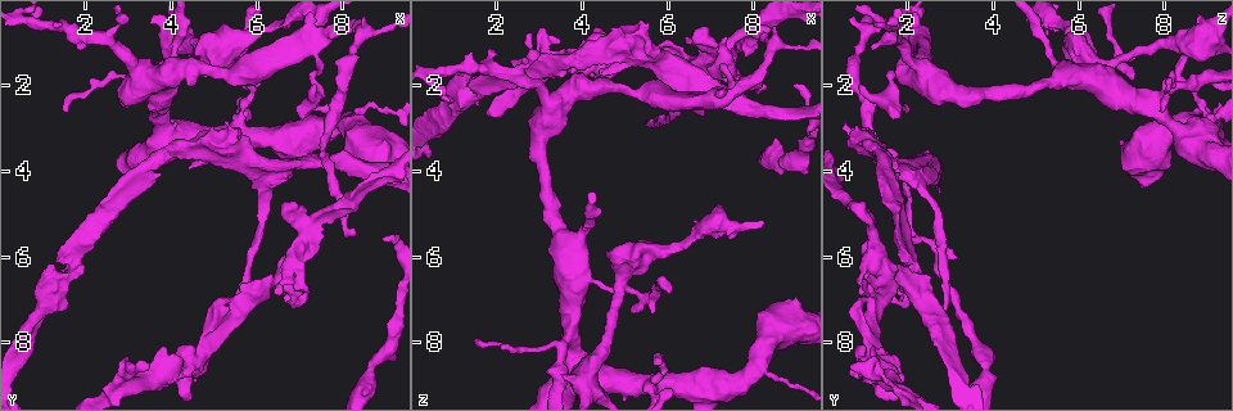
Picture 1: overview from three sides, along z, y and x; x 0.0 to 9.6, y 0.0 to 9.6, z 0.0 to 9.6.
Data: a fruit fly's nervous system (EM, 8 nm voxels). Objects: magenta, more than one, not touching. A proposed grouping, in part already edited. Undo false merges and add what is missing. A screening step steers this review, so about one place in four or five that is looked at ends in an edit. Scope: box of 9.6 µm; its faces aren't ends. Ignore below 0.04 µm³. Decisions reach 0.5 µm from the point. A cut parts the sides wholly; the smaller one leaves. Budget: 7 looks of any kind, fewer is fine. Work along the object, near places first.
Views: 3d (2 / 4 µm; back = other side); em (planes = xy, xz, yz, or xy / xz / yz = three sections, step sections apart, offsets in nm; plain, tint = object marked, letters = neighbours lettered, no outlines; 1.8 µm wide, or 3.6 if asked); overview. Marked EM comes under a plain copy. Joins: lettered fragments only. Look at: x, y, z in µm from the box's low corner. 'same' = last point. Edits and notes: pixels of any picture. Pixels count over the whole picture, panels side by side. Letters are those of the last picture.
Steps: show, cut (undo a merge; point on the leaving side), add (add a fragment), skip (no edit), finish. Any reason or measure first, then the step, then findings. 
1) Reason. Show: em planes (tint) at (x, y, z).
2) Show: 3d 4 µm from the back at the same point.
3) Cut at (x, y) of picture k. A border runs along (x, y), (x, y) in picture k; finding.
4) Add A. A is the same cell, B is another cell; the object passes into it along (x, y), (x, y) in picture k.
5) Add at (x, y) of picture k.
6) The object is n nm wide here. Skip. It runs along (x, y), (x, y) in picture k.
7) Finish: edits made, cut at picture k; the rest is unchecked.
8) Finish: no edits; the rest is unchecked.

Four-way junction. Show: 3d 2 µm at (4.80, 1.55, 6.80).

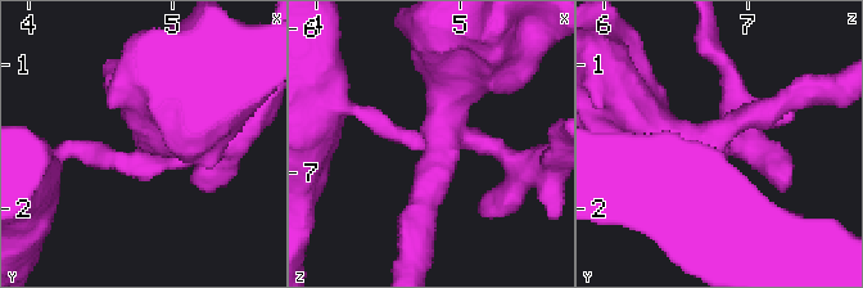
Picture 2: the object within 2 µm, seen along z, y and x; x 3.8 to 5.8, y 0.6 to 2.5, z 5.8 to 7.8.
4 arms meet here. Show: em planes (tint) at (4.88, 1.54, 6.74).

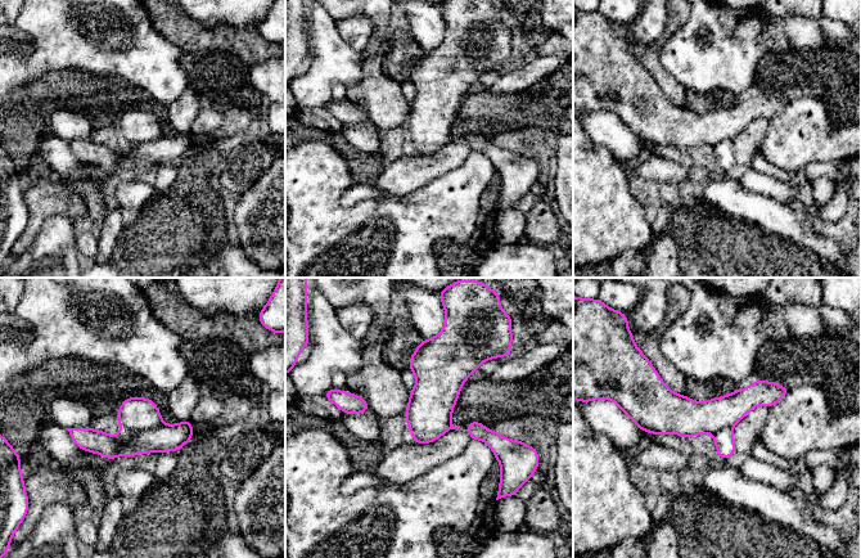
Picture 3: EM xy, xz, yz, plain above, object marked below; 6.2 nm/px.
See the neighbours. Show: em planes (letters) at the same point.

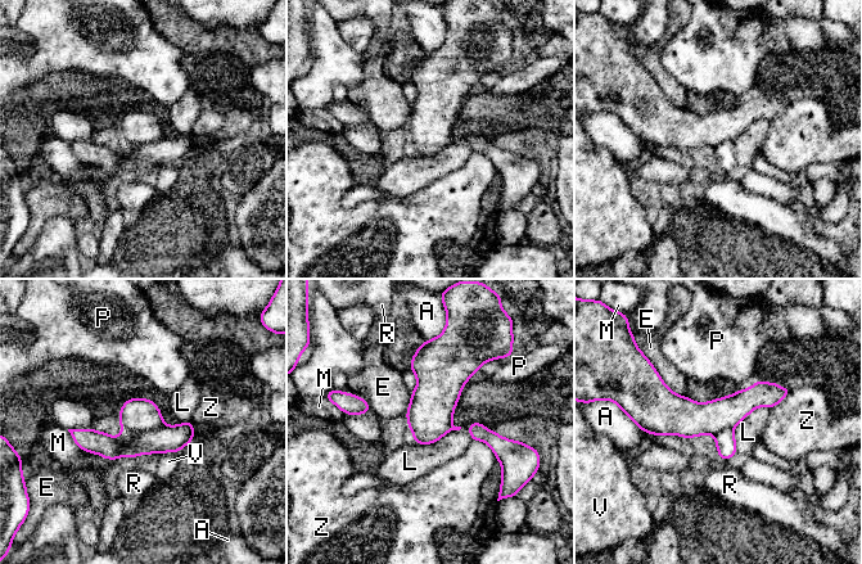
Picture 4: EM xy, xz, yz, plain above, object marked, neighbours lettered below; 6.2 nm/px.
Cut at (138, 415) of picture 4. A, E, L, M, P, R, V and Z are other cells; two neurons meet here.

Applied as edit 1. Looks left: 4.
Redraw. Show: overview.

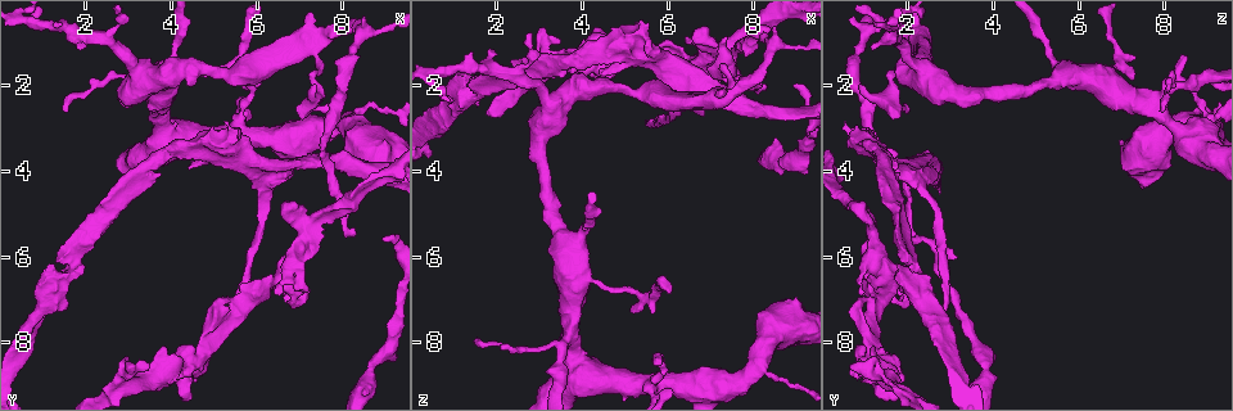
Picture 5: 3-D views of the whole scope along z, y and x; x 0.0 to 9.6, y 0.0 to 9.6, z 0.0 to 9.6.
Branch stops here. Show: em yz step 4 (tint) at (5.85, 1.30, 8.40).

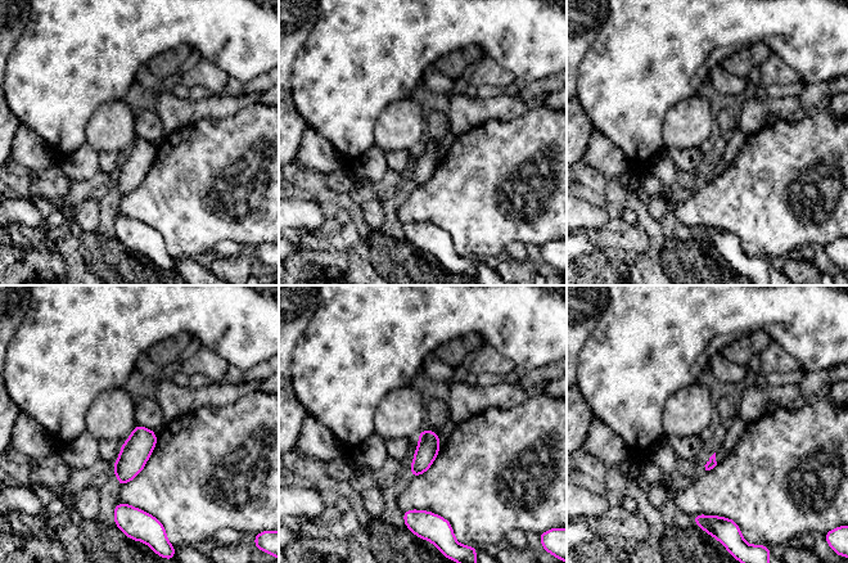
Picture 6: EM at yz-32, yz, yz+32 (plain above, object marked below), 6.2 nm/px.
Another direction. Show: em planes (letters) at the same point.

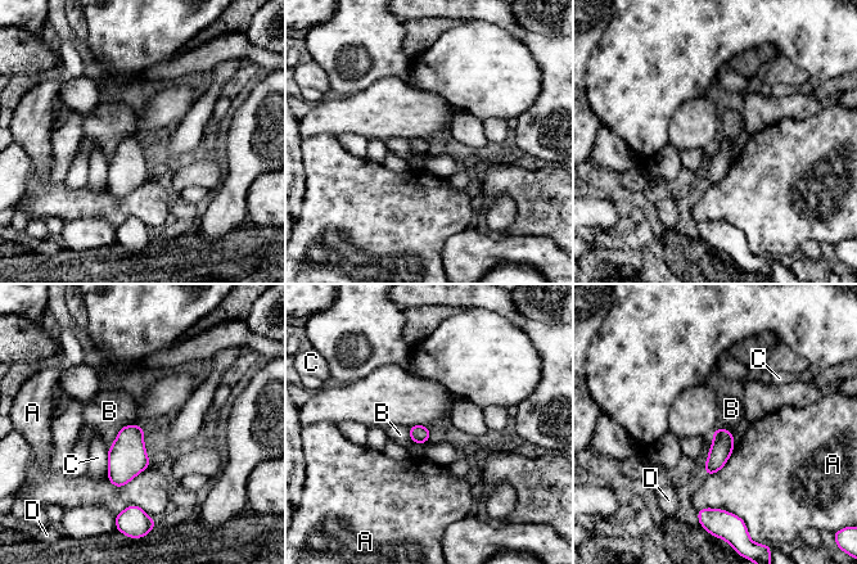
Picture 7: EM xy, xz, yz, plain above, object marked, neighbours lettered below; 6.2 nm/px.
The longest contact is with A, 280 nm. Skip. A, B, C and D are other cells; none of them fits.

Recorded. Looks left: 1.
Finish: edits made, cut at picture 4; the rest is unchecked.

